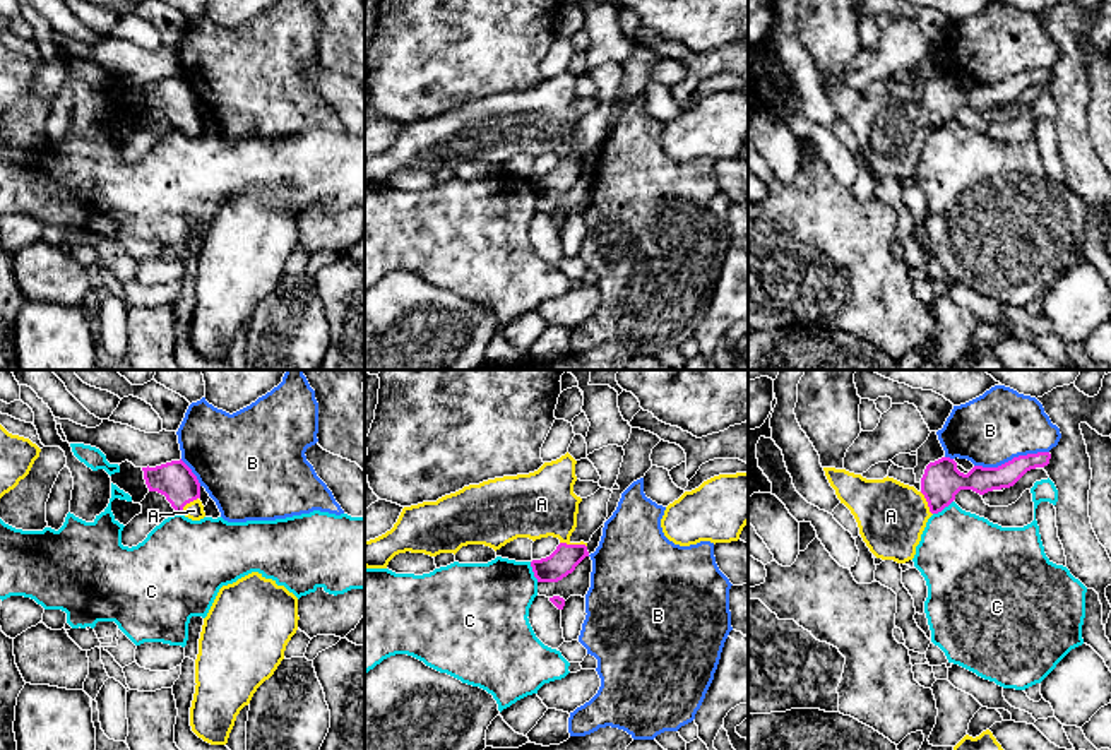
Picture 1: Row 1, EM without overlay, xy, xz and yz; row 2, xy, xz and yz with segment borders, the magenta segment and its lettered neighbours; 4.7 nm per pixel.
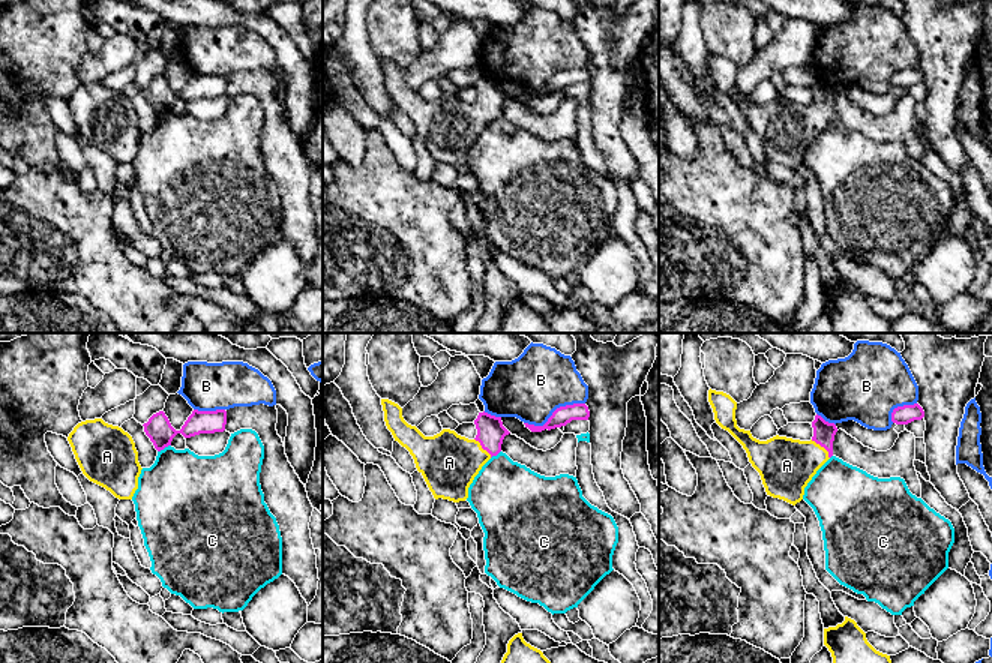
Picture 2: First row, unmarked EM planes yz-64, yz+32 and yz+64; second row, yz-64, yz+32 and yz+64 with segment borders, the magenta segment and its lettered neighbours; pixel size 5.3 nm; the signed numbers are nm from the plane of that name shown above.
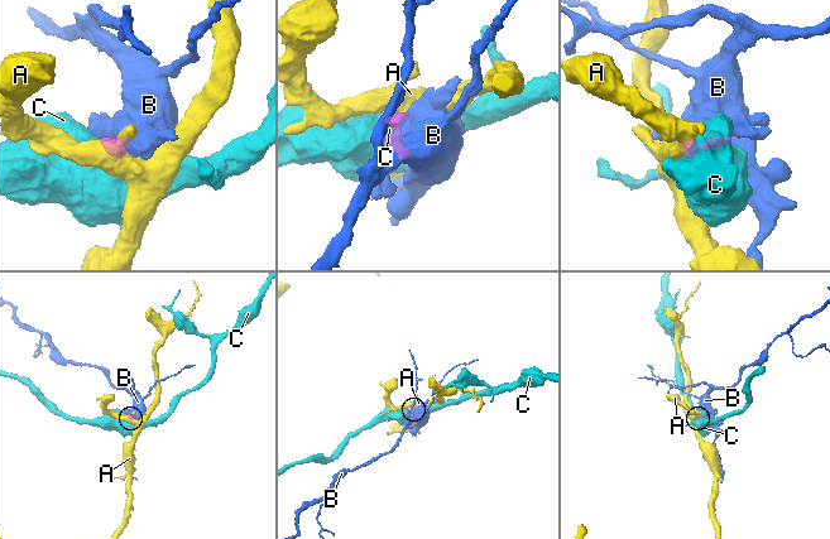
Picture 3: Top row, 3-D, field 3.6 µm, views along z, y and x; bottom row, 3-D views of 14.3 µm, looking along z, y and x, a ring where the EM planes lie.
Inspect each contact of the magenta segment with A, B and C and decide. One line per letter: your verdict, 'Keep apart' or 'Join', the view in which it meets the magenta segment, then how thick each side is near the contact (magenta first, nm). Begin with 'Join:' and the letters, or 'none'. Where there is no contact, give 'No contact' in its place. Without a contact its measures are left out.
Join: A
A: Join. Touches magenta in xz. Thickness 130 nm (magenta) against 320 nm
B: Keep apart. Touches magenta in yz. Thickness 130 nm (magenta) against 340 nm
C: Keep apart. Touches magenta in xz. Thickness 130 nm (magenta) against 360 nm

